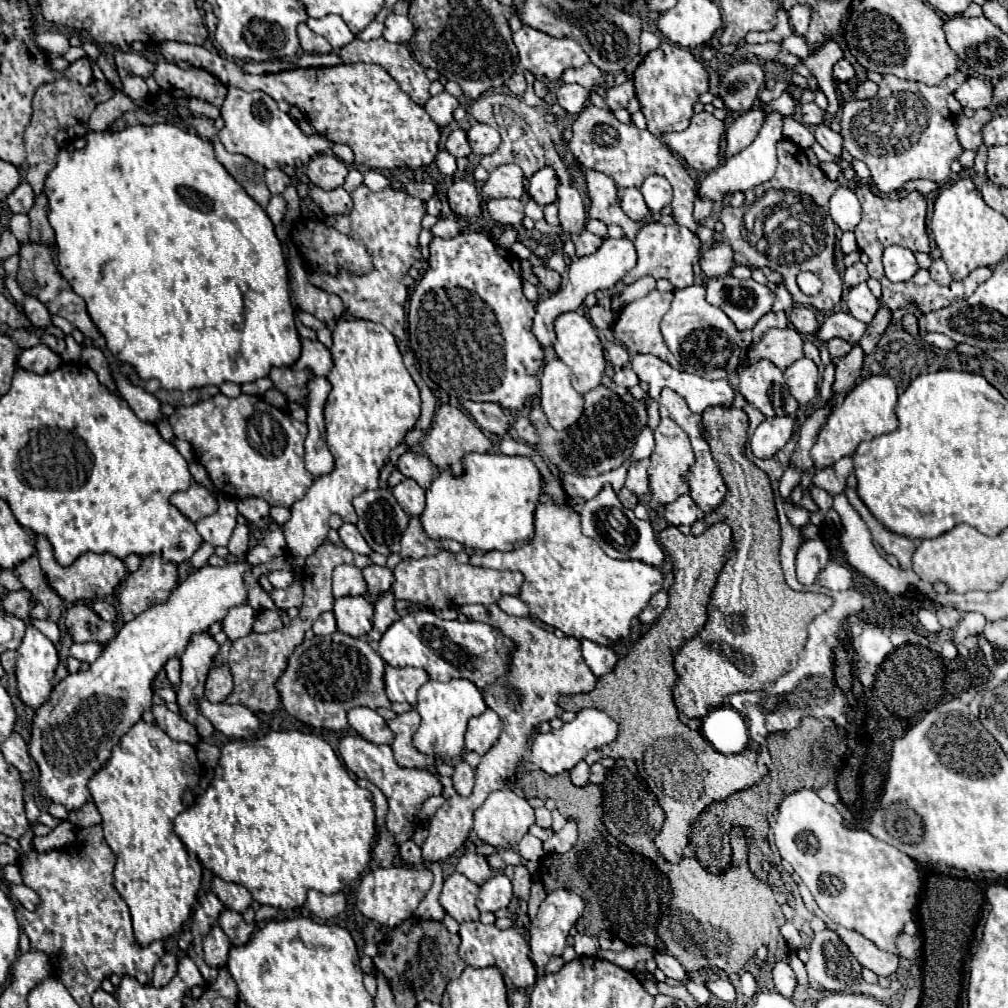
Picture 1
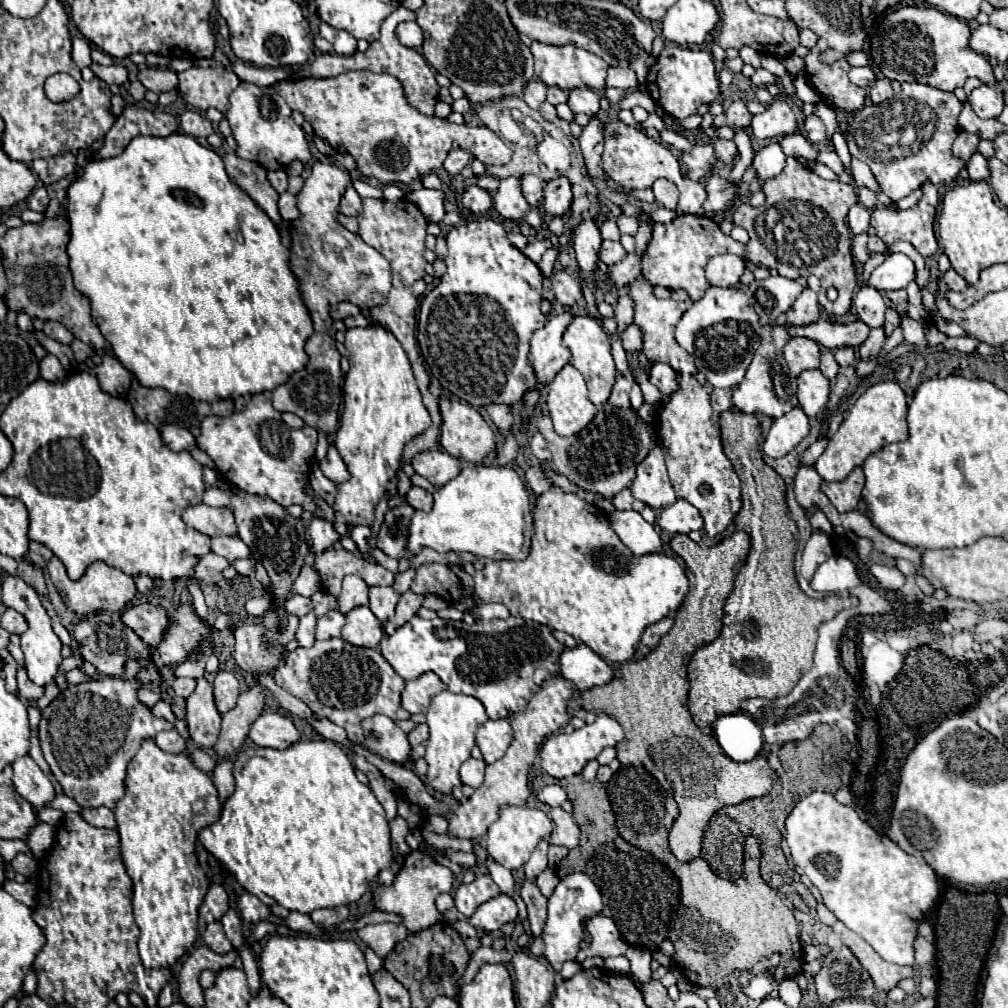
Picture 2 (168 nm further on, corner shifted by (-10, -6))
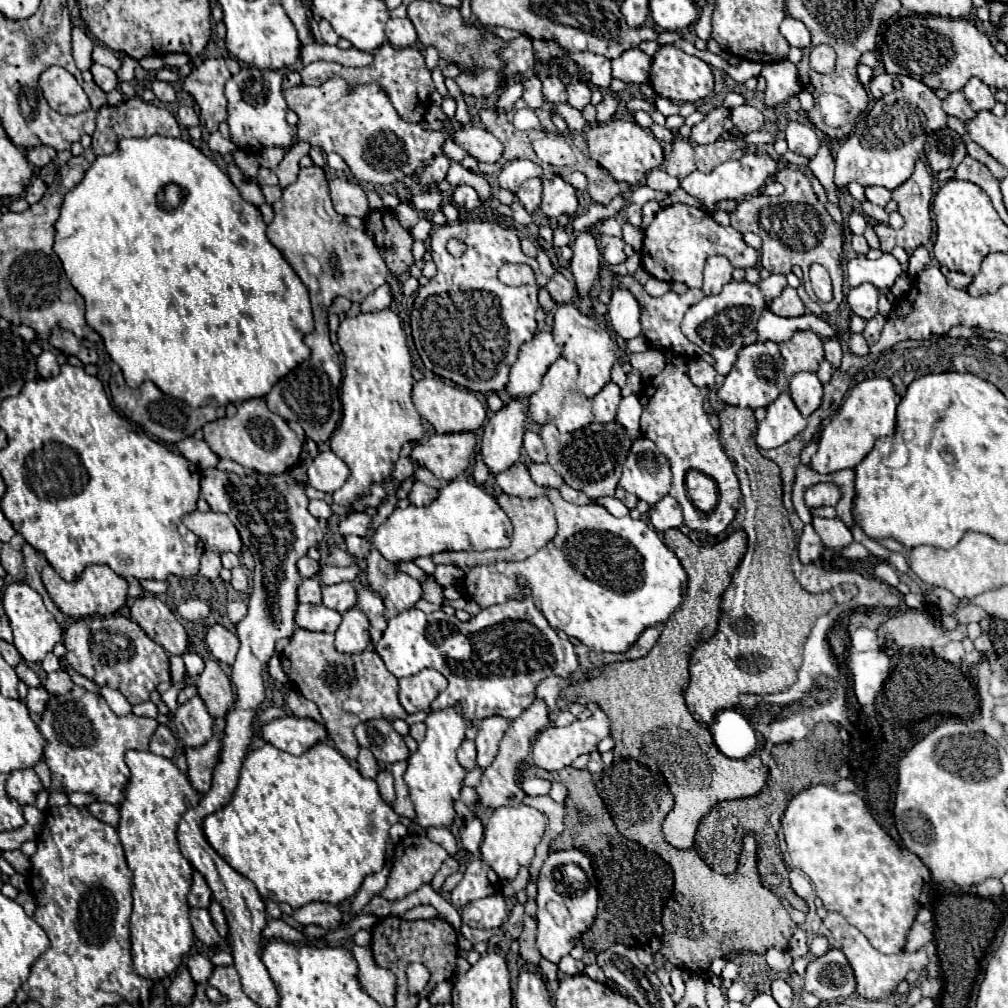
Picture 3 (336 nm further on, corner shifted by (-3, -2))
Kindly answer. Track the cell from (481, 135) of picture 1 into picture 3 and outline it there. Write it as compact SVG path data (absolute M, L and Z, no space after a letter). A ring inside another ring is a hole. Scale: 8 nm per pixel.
M330 79L320 87L292 87L284 91L284 99L298 115L298 141L306 141L324 153L338 153L358 181L394 183L396 179L404 179L416 169L428 165L437 153L442 153L442 145L450 137L468 155L484 163L500 161L504 149L502 143L482 127L464 125L456 129L430 131L422 129L420 123L402 121L378 85L350 89L344 79Z

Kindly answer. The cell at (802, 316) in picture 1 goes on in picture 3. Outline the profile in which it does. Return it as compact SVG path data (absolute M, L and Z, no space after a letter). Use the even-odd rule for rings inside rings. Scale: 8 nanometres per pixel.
M786 287L784 293L780 293L780 297L776 297L776 301L772 301L770 311L774 311L780 317L798 317L806 313L806 307L802 303L802 299L798 297L796 289Z

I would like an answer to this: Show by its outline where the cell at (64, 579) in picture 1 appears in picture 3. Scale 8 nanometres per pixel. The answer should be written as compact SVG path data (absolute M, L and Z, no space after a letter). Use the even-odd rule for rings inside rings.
M50 565L44 567L42 571L42 581L44 587L50 595L50 599L54 601L54 605L68 617L86 617L86 615L110 615L114 611L118 611L124 603L126 603L126 589L128 583L126 579L122 579L120 575L116 575L108 565L90 565L82 571L82 575L68 583L64 581Z

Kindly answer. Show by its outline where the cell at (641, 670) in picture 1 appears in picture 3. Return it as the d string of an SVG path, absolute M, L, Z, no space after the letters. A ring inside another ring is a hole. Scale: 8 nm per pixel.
M668 529L664 533L664 543L676 553L688 573L688 593L680 609L664 623L658 643L642 659L610 663L598 677L568 685L562 697L568 699L568 703L594 701L608 715L614 753L618 757L636 757L636 761L656 765L656 771L666 777L676 799L674 809L664 821L664 837L676 849L690 849L700 819L716 803L760 793L768 773L756 755L746 759L724 757L716 749L710 731L698 725L684 701L684 687L690 679L688 659L702 641L712 639L716 633L722 593L730 585L732 573L746 553L746 533L738 529L728 539L712 547L702 547L692 543L680 529Z

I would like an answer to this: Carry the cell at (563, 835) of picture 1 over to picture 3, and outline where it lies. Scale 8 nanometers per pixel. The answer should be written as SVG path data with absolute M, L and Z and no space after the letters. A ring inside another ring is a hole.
M524 795L522 799L524 805L538 809L542 815L548 817L548 825L546 825L546 833L540 841L540 845L536 847L536 859L530 863L530 879L534 879L540 873L540 865L546 859L548 851L550 851L550 843L564 831L564 807L556 801L552 801L548 795Z

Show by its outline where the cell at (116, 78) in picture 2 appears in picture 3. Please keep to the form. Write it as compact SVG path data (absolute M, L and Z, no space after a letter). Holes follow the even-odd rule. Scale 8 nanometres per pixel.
M94 63L90 71L92 71L92 75L94 75L94 81L96 81L104 91L112 91L112 89L118 87L118 77L116 77L116 73L114 73L112 69Z

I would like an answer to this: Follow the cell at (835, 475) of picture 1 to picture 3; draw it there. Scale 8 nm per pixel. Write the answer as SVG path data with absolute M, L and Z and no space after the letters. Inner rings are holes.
M816 483L804 495L804 501L810 509L828 507L828 505L834 507L838 503L838 499L840 499L840 489L834 483Z

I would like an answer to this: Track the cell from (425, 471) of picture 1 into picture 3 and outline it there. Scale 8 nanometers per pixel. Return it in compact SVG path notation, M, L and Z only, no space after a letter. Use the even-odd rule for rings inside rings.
M434 433L426 443L412 447L412 459L430 469L438 479L452 481L464 473L476 449L474 433Z

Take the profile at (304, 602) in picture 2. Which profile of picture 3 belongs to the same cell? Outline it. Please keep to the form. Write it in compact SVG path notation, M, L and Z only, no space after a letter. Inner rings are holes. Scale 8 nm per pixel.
M310 577L308 581L304 581L298 587L298 601L300 603L322 603L322 595L320 595L320 583L316 577Z

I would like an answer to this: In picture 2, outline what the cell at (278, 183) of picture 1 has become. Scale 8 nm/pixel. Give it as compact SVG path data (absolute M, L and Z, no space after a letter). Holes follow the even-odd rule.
M279 169L279 171L269 171L269 181L271 181L271 185L275 187L275 191L277 193L285 193L287 191L287 173L283 171L283 169Z

